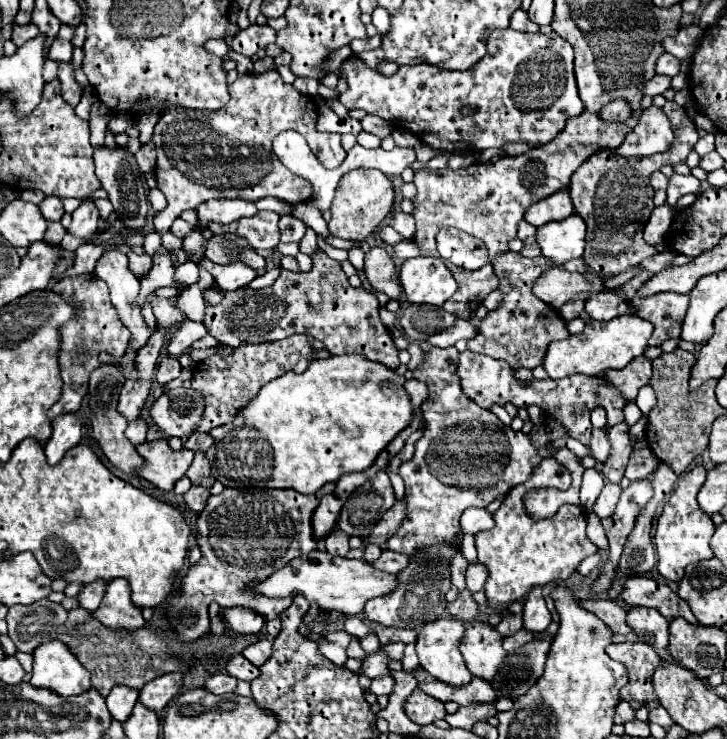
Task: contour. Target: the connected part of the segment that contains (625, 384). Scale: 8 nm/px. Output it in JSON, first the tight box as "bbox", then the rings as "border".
{"bbox":[604,356,652,400],"border":[[[638,356],[626,368],[606,372],[604,380],[608,384],[614,384],[626,400],[634,400],[638,390],[650,382],[650,376],[652,376],[652,362],[646,356]]]}

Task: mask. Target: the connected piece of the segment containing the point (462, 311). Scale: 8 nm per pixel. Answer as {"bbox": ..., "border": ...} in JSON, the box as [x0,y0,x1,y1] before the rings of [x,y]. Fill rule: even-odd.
{"bbox":[446,263,498,319],"border":[[[491,263],[482,266],[480,270],[464,270],[454,264],[448,264],[448,268],[458,282],[458,289],[451,298],[453,300],[446,302],[446,304],[454,304],[454,310],[450,310],[450,313],[454,313],[459,318],[469,319],[471,317],[470,303],[475,300],[483,302],[489,293],[496,290],[498,276],[494,276],[494,268]],[[462,302],[465,303],[458,306],[458,303]]]}

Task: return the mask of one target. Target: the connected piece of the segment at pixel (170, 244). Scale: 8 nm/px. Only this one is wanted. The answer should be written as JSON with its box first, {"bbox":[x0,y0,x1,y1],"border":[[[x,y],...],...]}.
{"bbox":[161,231,184,251],"border":[[[171,231],[161,236],[162,245],[169,251],[181,249],[183,246],[183,240],[184,238],[176,237],[174,234],[171,233]]]}

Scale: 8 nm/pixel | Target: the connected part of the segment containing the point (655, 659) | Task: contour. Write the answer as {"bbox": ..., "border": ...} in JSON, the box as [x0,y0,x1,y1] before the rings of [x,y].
{"bbox":[606,642,660,704],"border":[[[644,642],[610,644],[606,648],[606,654],[612,660],[620,660],[628,668],[628,684],[620,690],[622,700],[638,700],[640,704],[644,704],[658,698],[652,690],[652,674],[654,668],[660,664],[660,656],[652,646]]]}

